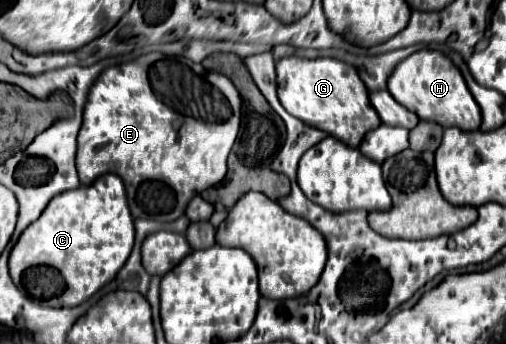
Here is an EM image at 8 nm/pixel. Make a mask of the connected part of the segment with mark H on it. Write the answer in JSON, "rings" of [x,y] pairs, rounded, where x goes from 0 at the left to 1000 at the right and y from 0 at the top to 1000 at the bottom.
{"rings":[[[824,148],[808,172],[792,177],[773,212],[765,259],[785,299],[816,323],[828,346],[860,352],[872,369],[907,369],[911,381],[939,381],[951,363],[951,317],[935,276],[927,276],[915,218],[864,148]]]}

